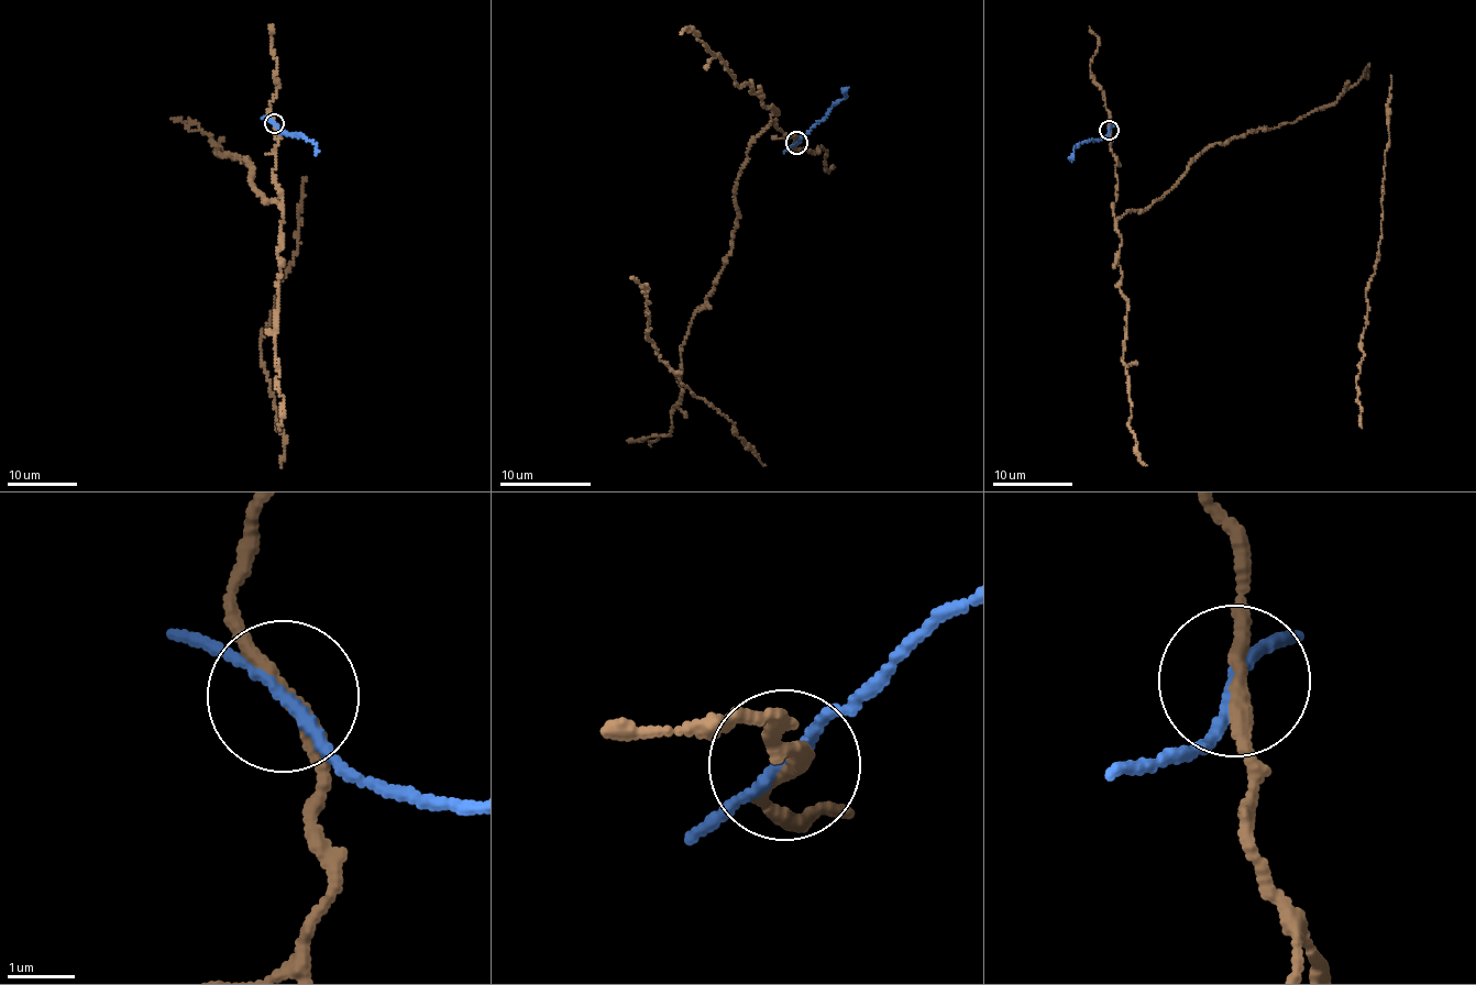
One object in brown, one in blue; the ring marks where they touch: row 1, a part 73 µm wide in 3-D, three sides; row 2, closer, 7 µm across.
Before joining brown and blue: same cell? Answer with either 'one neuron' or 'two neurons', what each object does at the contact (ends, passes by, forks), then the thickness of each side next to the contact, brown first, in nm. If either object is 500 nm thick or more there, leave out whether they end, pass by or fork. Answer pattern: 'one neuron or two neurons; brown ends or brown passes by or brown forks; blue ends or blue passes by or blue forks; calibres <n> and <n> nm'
two neurons; brown passes by; blue passes by; calibres 200 and 130 nm

